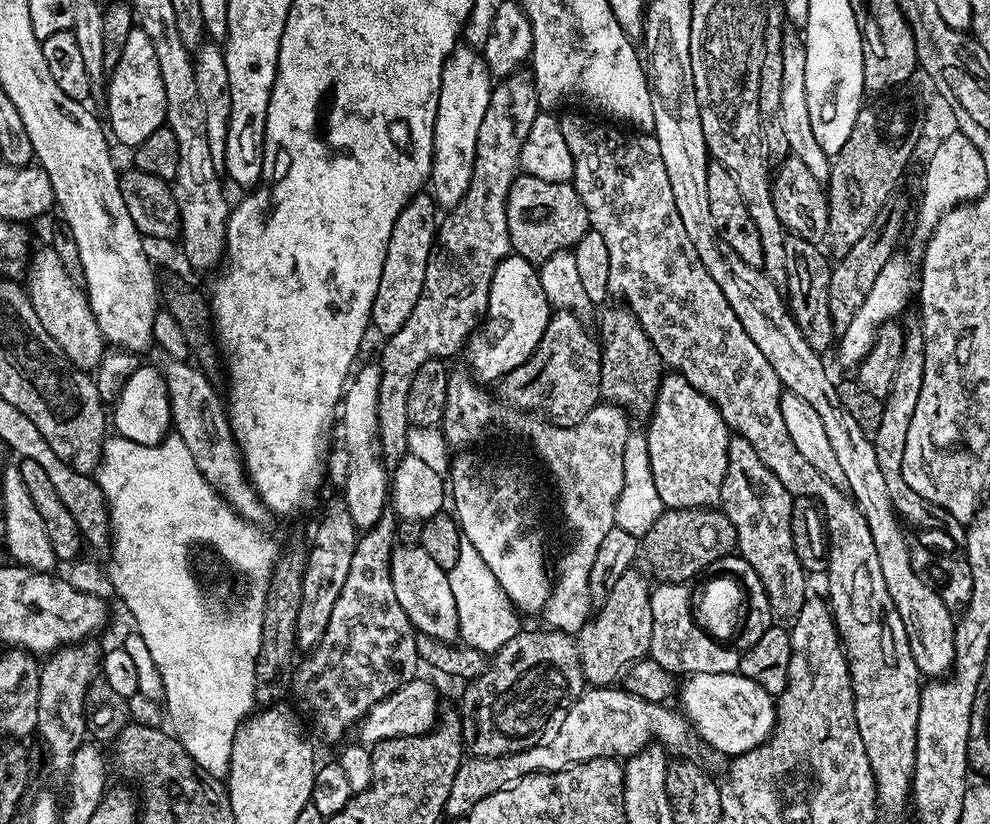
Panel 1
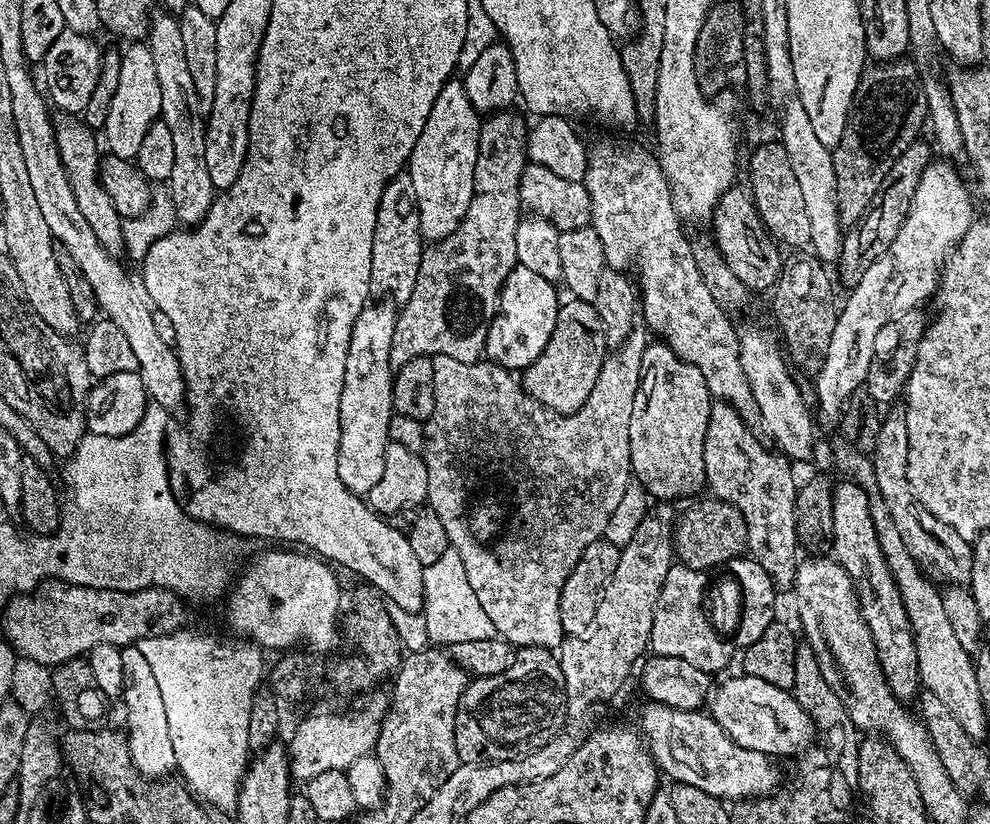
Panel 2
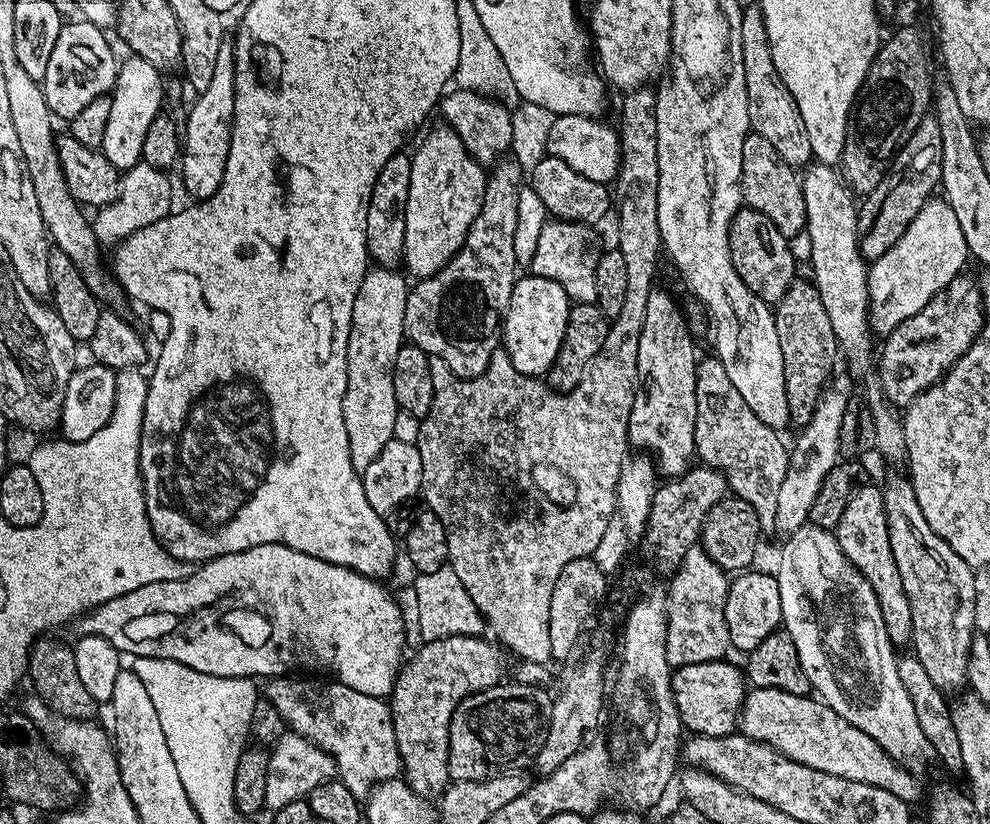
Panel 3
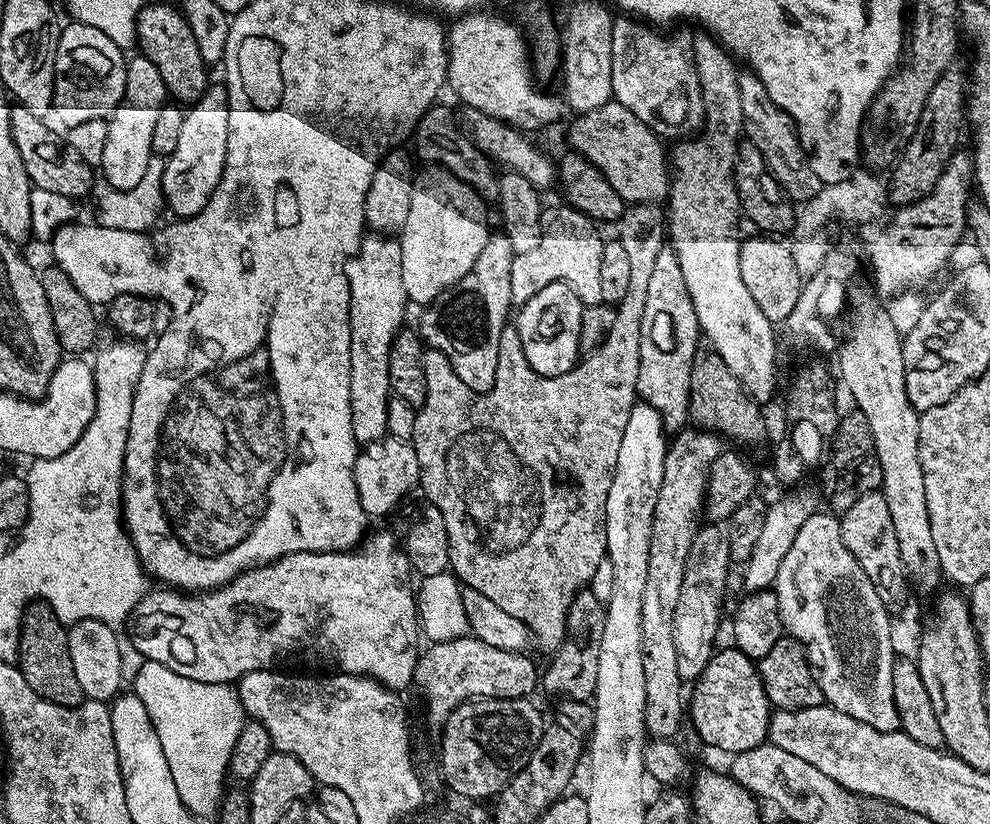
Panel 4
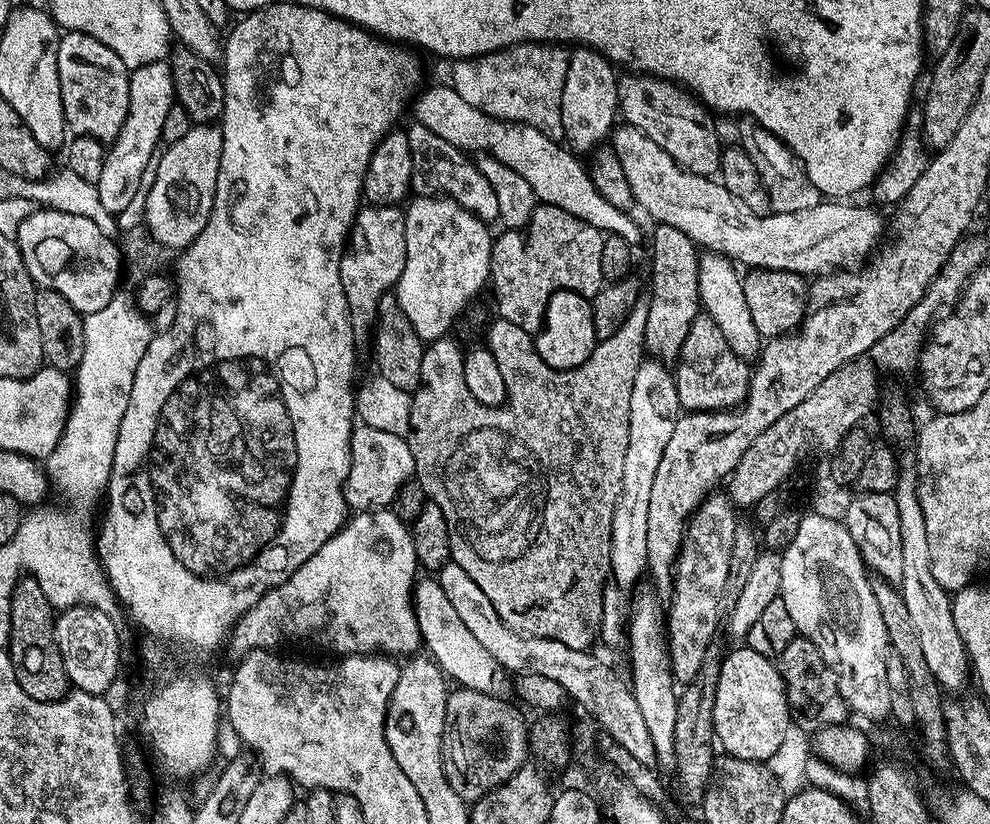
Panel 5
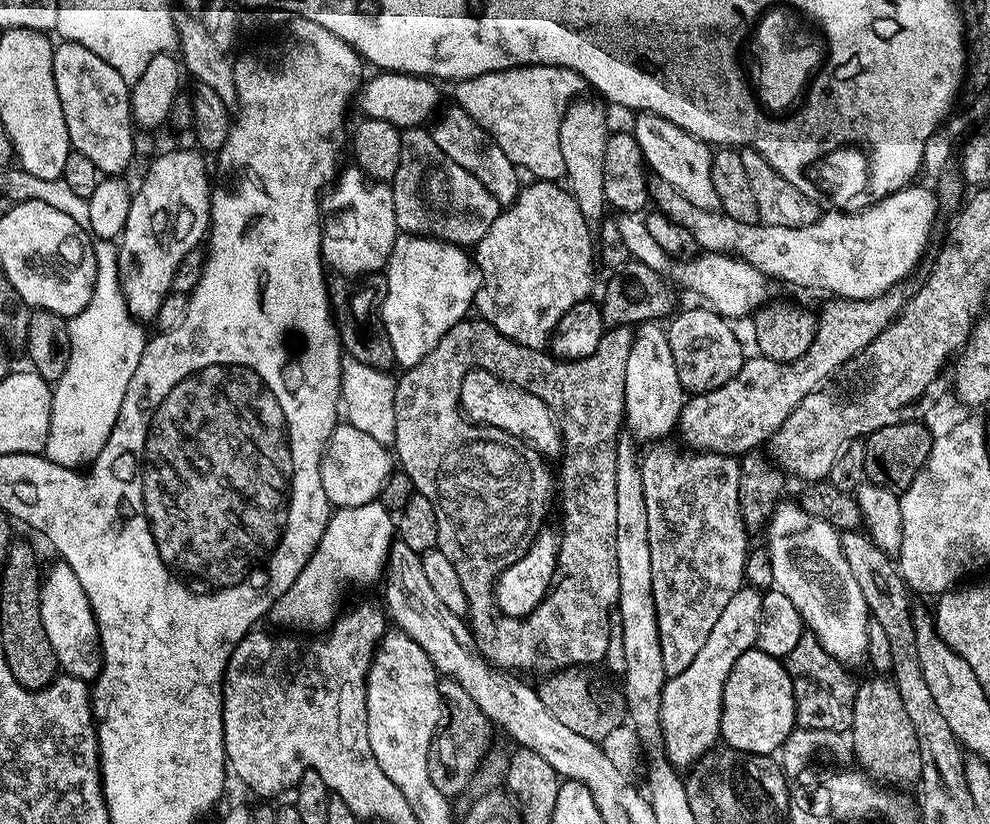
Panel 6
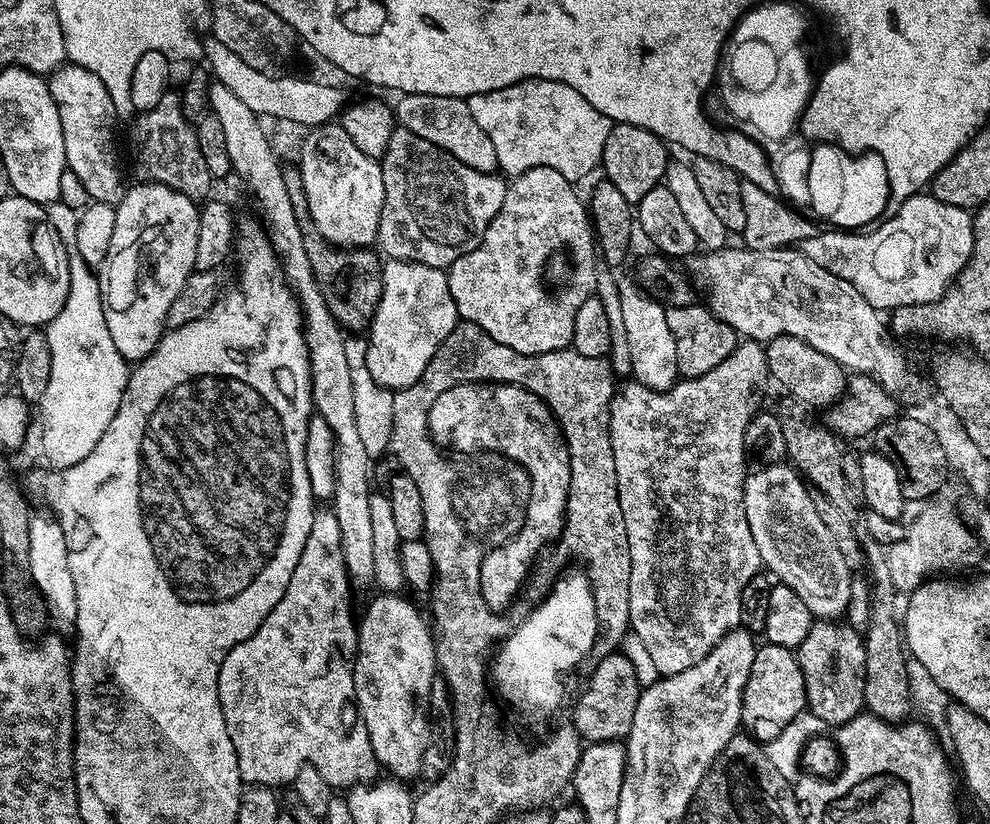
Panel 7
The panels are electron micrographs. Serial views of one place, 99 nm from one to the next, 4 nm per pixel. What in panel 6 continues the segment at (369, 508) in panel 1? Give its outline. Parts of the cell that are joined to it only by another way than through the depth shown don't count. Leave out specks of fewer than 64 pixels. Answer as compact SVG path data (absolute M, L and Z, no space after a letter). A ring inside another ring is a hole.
M349 166L343 172L344 169L323 193L318 204L321 213L336 212L333 216L323 217L320 255L331 271L333 268L344 276L383 273L388 267L388 259L392 257L398 235L394 194L387 183L367 179L355 166Z

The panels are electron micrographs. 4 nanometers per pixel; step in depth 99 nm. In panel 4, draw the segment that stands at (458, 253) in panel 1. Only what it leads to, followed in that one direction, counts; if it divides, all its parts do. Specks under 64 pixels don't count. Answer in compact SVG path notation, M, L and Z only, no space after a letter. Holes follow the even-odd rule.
M502 234L489 235L486 246L482 246L482 254L478 254L478 260L474 262L470 274L447 288L437 300L433 300L421 311L424 313L421 314L418 325L420 339L428 348L446 354L454 374L458 374L458 378L462 378L462 382L466 382L466 386L470 386L470 390L475 392L489 392L494 386L498 370L498 338L502 338L502 330L509 323L508 308L513 307L510 294L510 266L513 255L510 238Z

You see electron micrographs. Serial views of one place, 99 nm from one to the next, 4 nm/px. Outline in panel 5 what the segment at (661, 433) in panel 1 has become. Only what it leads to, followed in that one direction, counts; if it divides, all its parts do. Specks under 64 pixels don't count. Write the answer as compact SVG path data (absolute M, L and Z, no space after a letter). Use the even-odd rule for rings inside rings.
M656 224L652 232L652 296L647 297L648 317L644 347L649 357L661 362L680 359L682 342L690 330L690 322L701 315L700 257L697 244L682 230L674 230L669 224Z

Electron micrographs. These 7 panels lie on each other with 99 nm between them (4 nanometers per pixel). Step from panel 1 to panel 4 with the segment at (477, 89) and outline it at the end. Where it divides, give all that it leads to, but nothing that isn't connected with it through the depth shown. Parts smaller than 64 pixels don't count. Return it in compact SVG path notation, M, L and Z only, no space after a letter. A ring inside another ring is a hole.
M439 166L429 167L415 177L410 194L410 214L404 227L398 233L402 246L402 286L406 286L406 294L413 305L427 306L437 300L447 288L457 284L474 266L478 254L482 254L482 246L486 246L490 229L488 229L488 212L485 201L466 182L459 180L453 172Z

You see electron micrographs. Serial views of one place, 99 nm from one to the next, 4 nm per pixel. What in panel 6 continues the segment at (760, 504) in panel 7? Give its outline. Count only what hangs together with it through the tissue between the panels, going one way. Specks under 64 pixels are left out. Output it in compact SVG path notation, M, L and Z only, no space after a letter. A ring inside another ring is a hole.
M777 503L771 519L766 525L768 541L766 547L773 564L773 582L775 591L786 594L794 606L798 606L798 614L804 619L807 631L816 635L823 642L824 649L836 657L841 664L865 663L868 656L868 624L870 613L866 606L866 598L862 598L862 590L846 563L846 554L842 554L840 532L821 517L808 514L799 503Z

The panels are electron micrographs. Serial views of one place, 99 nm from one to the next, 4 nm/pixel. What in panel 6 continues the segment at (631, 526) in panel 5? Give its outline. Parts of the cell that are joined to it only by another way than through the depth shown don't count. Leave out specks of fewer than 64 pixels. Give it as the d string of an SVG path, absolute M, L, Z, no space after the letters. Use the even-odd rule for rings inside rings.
M649 322L641 324L635 329L630 354L626 362L626 376L624 378L624 412L626 428L637 441L648 440L656 442L667 434L671 428L675 429L680 421L680 411L684 409L686 393L678 382L678 370L674 366L674 354L670 354L670 342L667 331L659 323Z

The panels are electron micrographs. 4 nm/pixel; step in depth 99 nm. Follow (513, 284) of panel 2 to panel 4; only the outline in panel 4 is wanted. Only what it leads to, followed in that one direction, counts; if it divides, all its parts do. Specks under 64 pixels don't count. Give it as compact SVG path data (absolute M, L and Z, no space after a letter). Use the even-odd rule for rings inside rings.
M550 282L550 286L542 286L542 290L519 305L517 312L520 313L517 316L515 313L514 327L518 330L526 362L530 362L535 372L543 376L561 376L576 367L582 356L580 331L585 307L572 285L566 282Z

